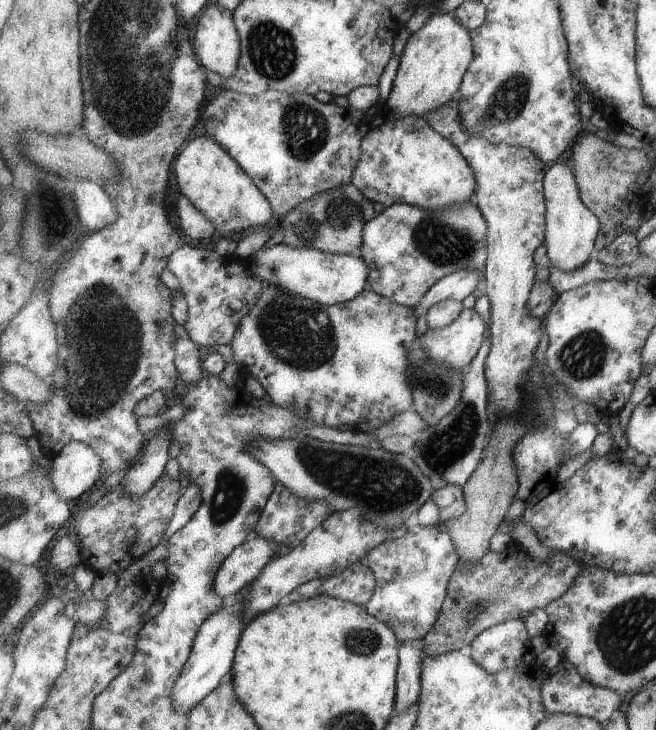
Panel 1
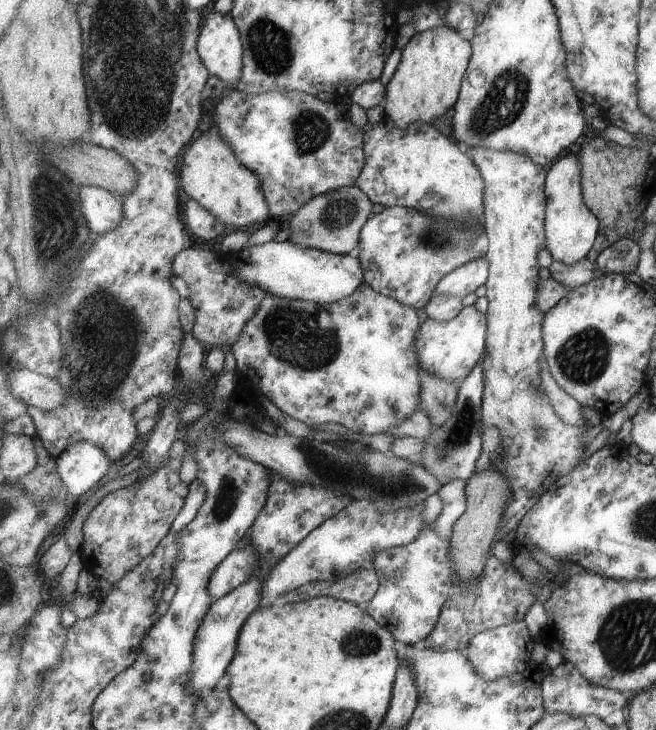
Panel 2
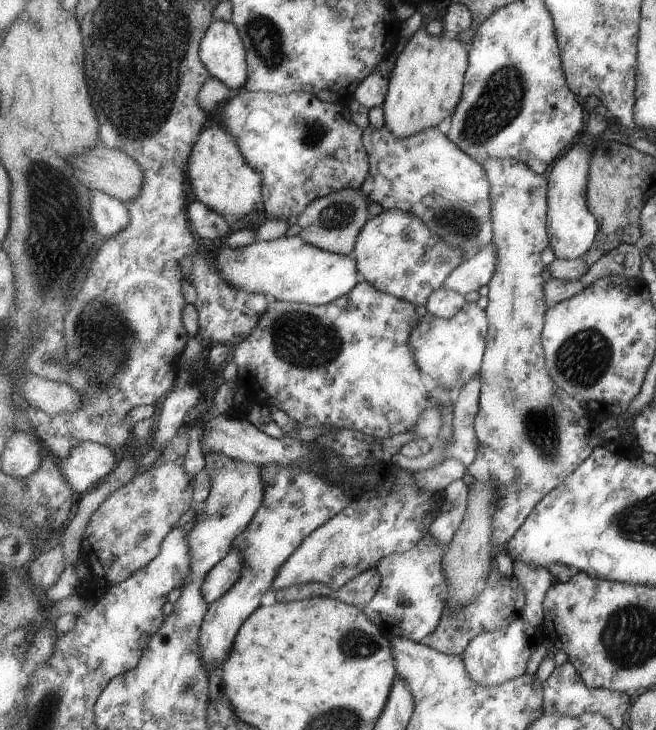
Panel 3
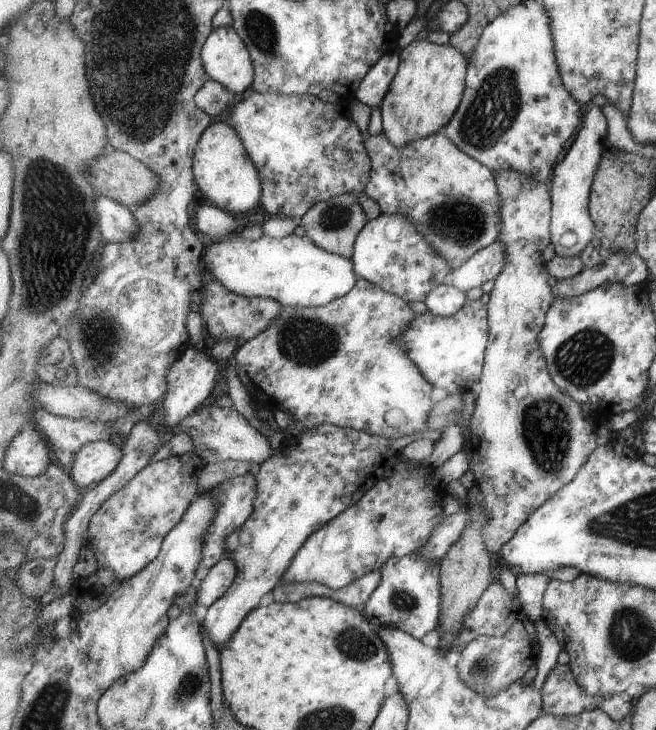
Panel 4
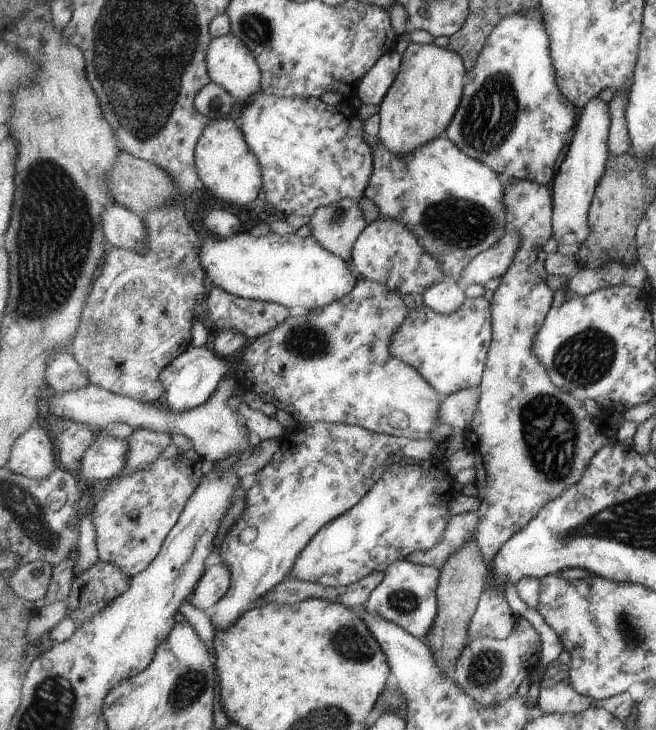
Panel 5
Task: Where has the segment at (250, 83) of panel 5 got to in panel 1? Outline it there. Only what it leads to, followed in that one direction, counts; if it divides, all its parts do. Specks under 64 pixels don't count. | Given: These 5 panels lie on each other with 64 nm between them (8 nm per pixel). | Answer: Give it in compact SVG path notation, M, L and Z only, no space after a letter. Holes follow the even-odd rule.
M209 4L193 25L192 44L201 65L209 72L218 73L225 77L236 74L240 65L242 52L240 32L234 22L233 11L222 10L217 4Z

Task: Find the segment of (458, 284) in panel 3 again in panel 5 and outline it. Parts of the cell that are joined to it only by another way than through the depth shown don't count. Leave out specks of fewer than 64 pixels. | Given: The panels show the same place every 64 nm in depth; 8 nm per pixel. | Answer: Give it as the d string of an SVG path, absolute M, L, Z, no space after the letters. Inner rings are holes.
M514 229L509 230L495 246L469 262L469 266L461 274L459 286L467 289L471 284L486 285L491 280L507 274L519 254L521 242L523 240L519 238L519 234Z

